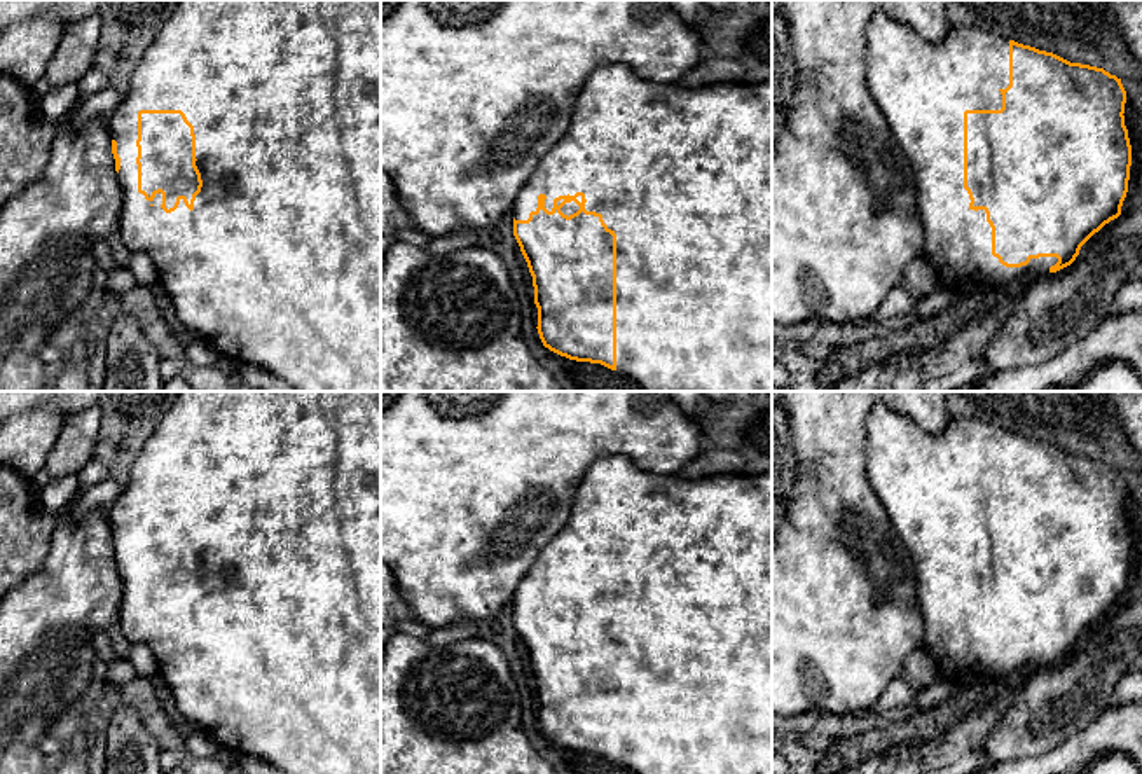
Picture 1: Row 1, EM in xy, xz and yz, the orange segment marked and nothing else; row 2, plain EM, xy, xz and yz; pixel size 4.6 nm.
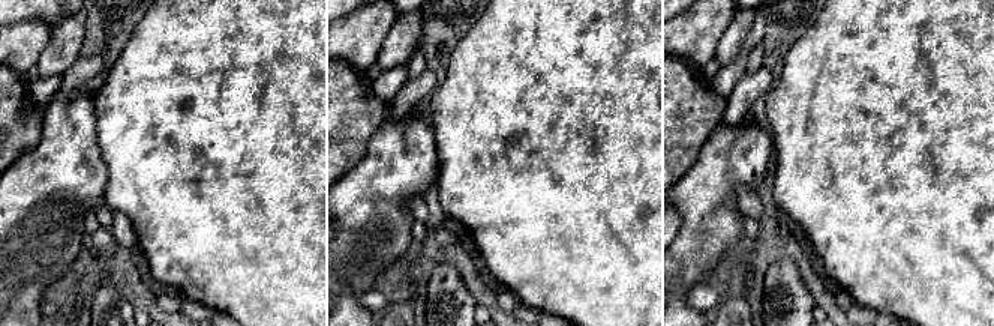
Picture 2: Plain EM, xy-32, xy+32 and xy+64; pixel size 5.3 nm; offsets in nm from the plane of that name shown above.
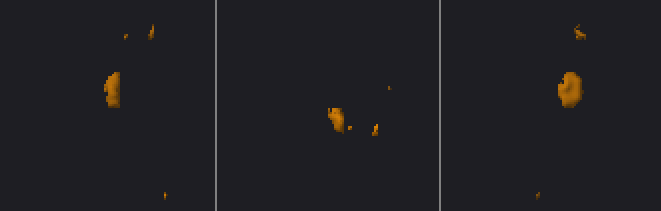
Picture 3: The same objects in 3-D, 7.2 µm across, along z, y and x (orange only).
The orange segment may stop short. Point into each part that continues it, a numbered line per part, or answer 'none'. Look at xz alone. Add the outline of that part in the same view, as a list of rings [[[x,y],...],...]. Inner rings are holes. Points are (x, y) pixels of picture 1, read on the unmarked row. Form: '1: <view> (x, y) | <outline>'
1: xz (683, 566) | [[[625,456],[595,461],[576,489],[569,521],[541,549],[510,605],[527,612],[540,585],[552,603],[555,589],[576,584],[585,585],[585,601],[601,605],[616,625],[616,764],[634,774],[772,774],[772,472],[683,479],[641,470]]]

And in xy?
1: xy (278, 656) | [[[180,391],[173,407],[159,421],[157,428],[136,456],[129,470],[129,479],[122,486],[122,493],[108,507],[108,522],[112,531],[117,533],[117,545],[120,549],[117,568],[124,596],[119,613],[119,629],[129,645],[141,643],[150,648],[159,664],[161,680],[169,688],[175,708],[185,720],[199,725],[220,748],[265,760],[285,774],[381,774],[381,391]],[[140,501],[182,501],[194,517],[196,557],[201,564],[203,578],[196,587],[192,603],[185,598],[183,591],[180,591],[178,599],[166,605],[161,599],[161,584],[155,585],[152,592],[147,592],[145,587],[138,584],[136,531]]]

